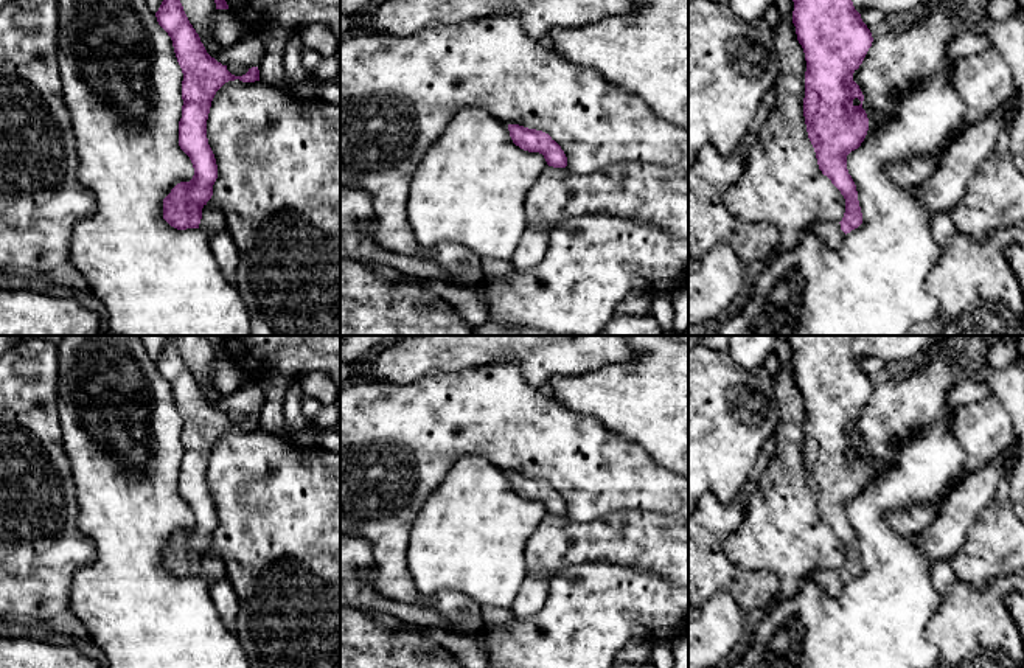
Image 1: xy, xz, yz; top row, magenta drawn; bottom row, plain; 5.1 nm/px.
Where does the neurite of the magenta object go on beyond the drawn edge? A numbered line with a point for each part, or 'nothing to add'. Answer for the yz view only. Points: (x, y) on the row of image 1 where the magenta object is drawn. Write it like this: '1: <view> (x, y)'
1: yz (830, 233)

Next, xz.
nothing to add

